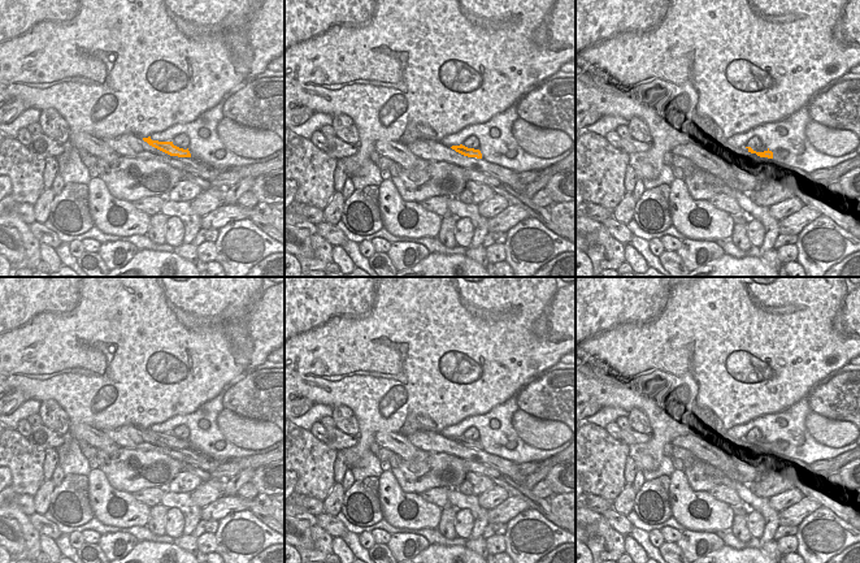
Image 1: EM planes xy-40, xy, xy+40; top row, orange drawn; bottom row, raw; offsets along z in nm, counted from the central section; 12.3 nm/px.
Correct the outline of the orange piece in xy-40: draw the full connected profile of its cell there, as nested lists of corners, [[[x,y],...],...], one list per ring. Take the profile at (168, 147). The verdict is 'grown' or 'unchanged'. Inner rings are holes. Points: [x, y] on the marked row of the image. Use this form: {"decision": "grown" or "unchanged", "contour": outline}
{"decision": "unchanged", "contour": [[[151,137],[143,138],[144,142],[147,142],[149,146],[170,155],[170,156],[178,156],[178,157],[191,157],[191,153],[187,150],[179,148],[173,144],[173,142],[158,142],[158,140],[152,140]]]}

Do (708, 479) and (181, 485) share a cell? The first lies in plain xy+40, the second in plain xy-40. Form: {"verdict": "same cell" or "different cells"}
{"verdict": "different cells"}

